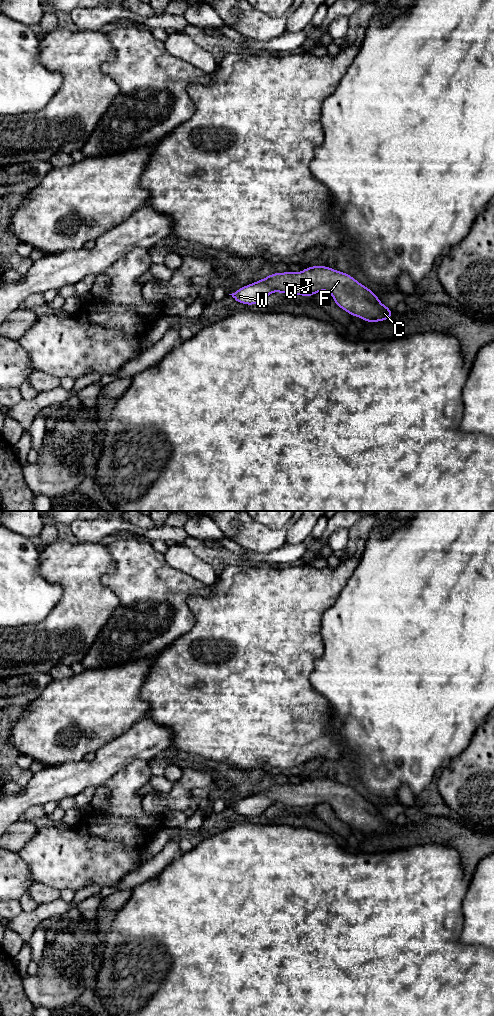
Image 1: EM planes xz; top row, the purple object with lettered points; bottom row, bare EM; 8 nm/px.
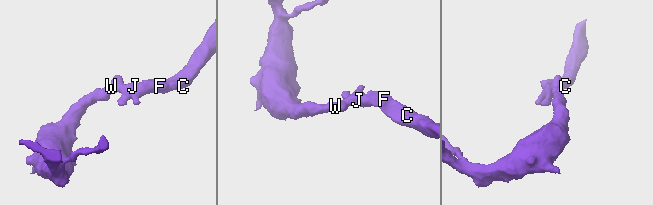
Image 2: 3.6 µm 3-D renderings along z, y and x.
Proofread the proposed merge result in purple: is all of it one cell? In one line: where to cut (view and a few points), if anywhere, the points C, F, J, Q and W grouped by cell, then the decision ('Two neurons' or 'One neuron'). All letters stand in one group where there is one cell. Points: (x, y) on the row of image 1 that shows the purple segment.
No split. Groups: C F J Q W. One neuron

